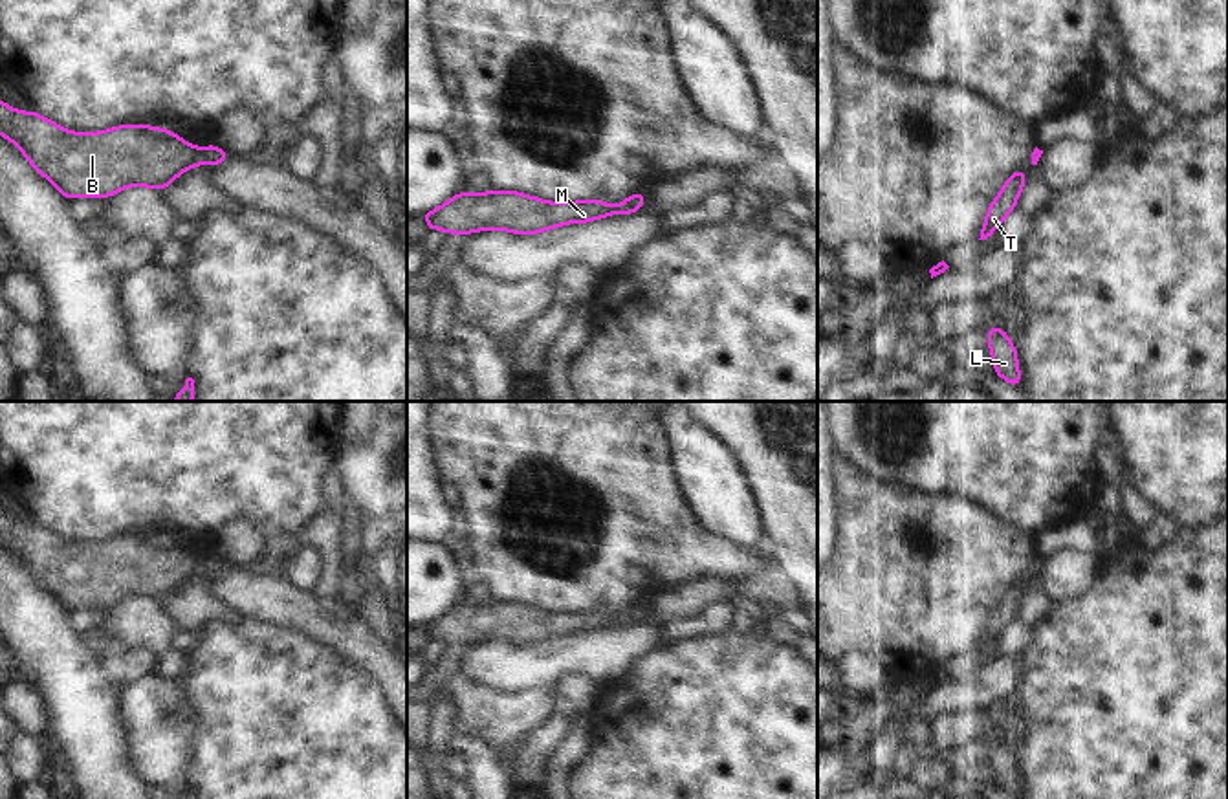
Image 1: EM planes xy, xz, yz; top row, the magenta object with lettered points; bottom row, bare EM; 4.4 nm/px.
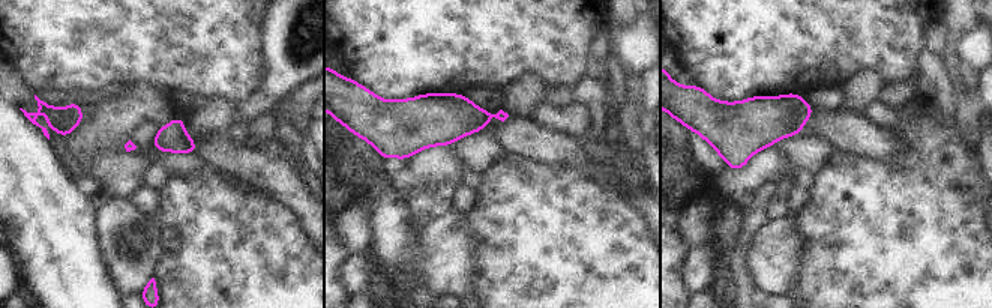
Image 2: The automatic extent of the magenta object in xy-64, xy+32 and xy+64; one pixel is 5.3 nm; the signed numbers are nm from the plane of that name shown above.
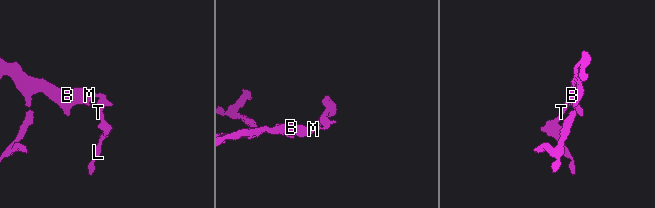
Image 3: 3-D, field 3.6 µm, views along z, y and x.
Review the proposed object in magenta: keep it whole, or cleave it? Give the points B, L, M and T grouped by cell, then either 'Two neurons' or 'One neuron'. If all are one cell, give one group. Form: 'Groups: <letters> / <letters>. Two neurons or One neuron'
Groups: B L M T. One neuron

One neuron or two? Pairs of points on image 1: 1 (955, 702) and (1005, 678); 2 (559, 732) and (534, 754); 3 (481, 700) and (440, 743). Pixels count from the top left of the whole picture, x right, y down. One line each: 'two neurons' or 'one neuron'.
1: one neuron
2: one neuron
3: two neurons

